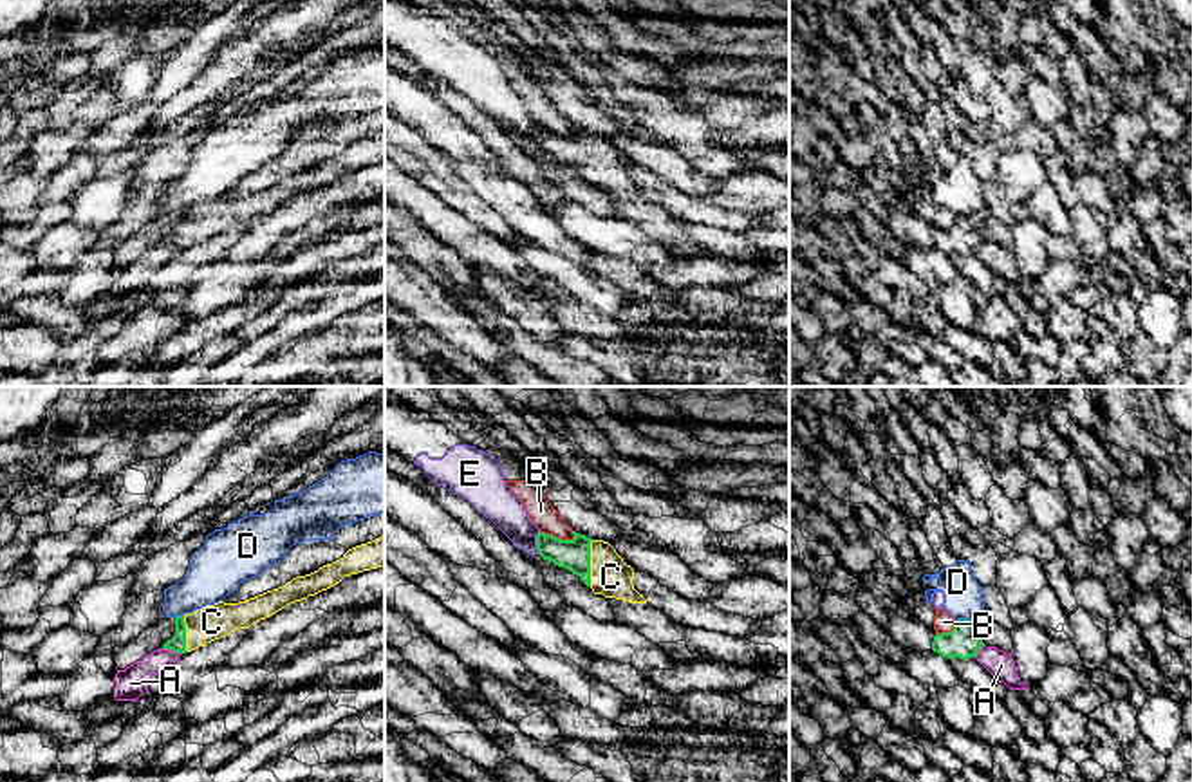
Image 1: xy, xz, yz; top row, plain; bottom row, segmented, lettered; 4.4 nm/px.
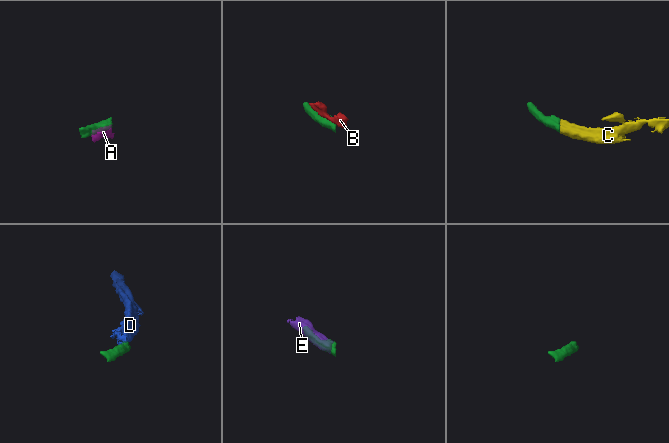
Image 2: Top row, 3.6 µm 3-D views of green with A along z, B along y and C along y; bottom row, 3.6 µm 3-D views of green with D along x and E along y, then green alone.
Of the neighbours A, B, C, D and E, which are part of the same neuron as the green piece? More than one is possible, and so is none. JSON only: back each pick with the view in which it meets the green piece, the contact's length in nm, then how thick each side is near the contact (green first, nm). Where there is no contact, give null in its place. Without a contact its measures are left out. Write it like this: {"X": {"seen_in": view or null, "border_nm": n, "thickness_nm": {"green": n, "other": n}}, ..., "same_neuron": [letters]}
{"C": {"seen_in": "xz", "border_nm": 200, "thickness_nm": {"green": 140, "other": 180}}, "same_neuron": ["C"]}

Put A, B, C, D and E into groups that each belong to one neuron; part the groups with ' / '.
A / B / C / D E

